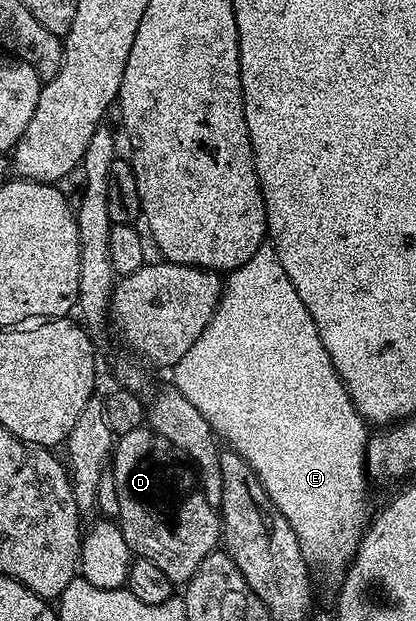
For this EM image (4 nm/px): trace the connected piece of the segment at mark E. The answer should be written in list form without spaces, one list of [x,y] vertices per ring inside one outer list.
[[[271,243],[261,244],[250,262],[227,273],[220,301],[206,330],[171,368],[170,376],[171,383],[194,405],[194,410],[210,422],[217,437],[250,462],[266,494],[290,522],[309,565],[317,564],[324,572],[343,573],[370,523],[370,511],[364,501],[364,450],[369,433],[364,432],[363,423],[352,424],[352,416],[357,415],[354,402],[340,381],[330,354],[326,354],[326,346],[322,346],[310,310],[302,306],[302,298],[298,298],[294,282],[286,278],[286,270],[282,270]]]

